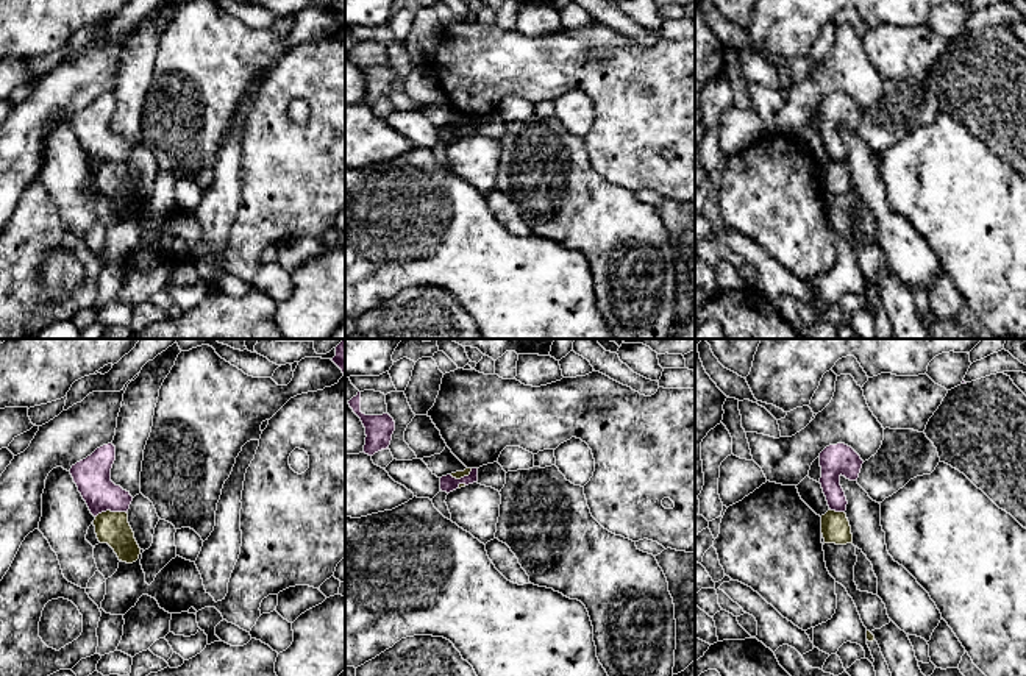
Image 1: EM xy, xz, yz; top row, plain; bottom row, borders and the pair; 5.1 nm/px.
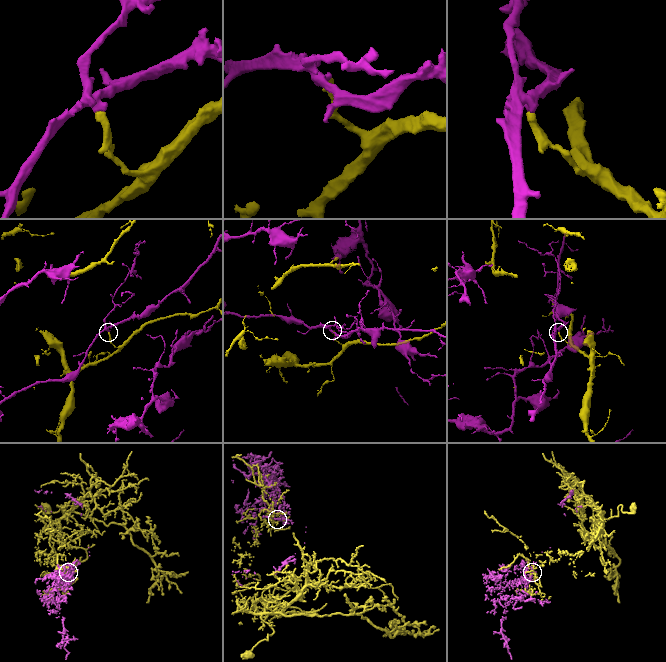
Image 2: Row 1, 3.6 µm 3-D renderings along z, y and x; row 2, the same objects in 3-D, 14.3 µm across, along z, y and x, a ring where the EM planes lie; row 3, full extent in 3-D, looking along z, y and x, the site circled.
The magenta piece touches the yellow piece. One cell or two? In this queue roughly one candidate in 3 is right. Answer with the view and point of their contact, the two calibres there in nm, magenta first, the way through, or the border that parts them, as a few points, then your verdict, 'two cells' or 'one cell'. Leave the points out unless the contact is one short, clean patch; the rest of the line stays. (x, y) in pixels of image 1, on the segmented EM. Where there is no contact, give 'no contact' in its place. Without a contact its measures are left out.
contact xy (110, 509); calibres 190 and 170 nm; border xy (125, 511), (102, 511), (96, 517); two cells

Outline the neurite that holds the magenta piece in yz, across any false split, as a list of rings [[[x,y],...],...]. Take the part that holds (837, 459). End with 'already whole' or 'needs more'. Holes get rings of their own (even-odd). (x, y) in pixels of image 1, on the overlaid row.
[[[845,443],[829,445],[820,453],[820,484],[831,511],[846,511],[848,501],[840,478],[857,481],[862,464],[860,456]]]; already whole

